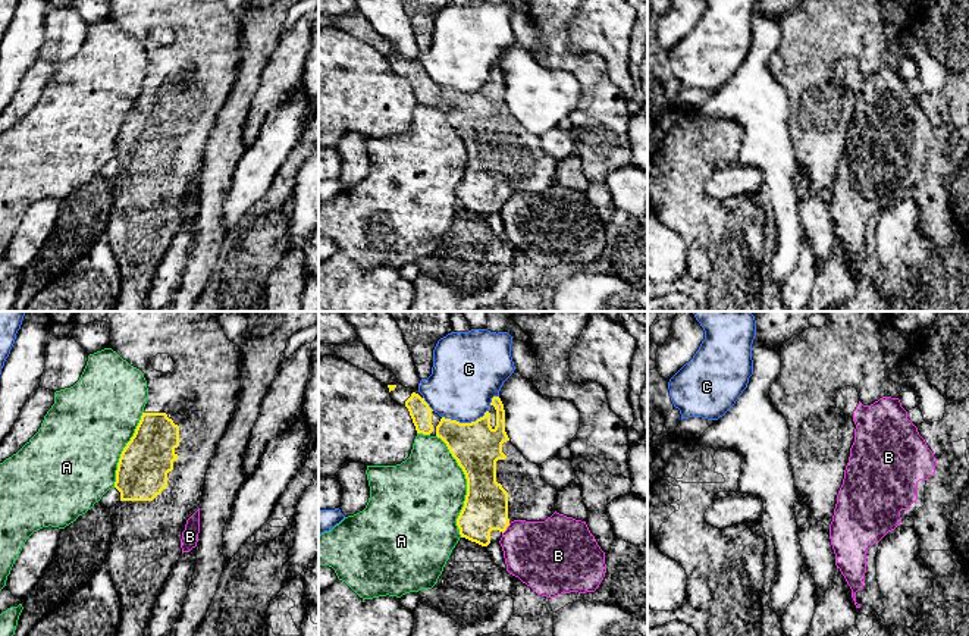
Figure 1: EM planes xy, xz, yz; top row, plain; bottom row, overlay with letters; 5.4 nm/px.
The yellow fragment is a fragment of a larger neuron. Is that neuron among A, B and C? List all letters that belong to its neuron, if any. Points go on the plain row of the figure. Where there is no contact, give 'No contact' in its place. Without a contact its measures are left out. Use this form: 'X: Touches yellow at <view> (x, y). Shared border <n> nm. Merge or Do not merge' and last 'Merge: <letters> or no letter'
A: Touches yellow at xz (467, 157). Shared border 600 nm. Do not merge
B: Touches yellow at xz (505, 200). Shared border 80 nm. Do not merge
C: Touches yellow at xz (464, 94). Shared border 260 nm. Do not merge
Merge: no letter

